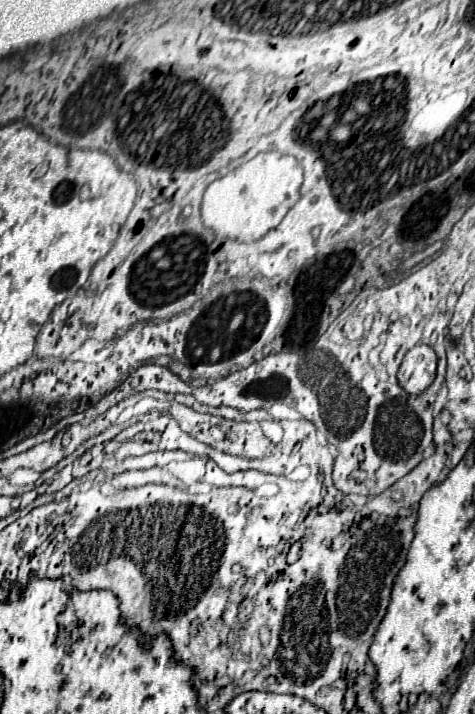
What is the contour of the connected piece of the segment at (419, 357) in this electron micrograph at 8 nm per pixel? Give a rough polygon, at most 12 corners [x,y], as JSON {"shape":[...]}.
{"shape":[[418,344],[406,352],[398,382],[420,396],[436,376],[436,354]]}

